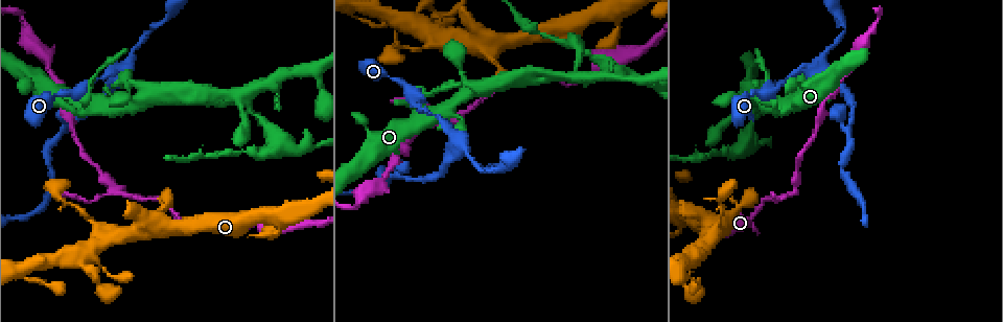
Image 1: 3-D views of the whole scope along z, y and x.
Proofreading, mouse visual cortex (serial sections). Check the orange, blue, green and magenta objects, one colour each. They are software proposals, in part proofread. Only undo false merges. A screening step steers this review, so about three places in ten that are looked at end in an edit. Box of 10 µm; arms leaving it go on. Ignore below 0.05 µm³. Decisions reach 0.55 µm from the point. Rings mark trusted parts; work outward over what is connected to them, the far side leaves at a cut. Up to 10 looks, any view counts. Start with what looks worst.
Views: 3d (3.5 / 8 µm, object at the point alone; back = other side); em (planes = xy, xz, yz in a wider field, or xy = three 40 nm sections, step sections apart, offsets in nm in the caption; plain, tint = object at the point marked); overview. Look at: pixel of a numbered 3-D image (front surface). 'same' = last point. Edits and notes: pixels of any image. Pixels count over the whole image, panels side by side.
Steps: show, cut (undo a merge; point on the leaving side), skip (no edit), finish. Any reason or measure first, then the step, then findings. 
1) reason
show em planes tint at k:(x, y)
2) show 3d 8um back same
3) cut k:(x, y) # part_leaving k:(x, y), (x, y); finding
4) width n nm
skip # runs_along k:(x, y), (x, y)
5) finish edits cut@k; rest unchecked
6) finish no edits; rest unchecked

sharp bend
show 3d 3.5um back at 1:(81, 264)

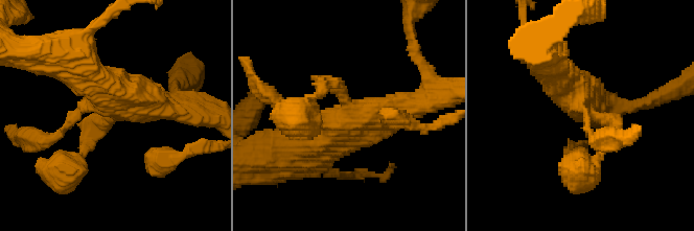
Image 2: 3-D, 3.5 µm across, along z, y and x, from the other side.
shape alone is not enough
show em planes tint at 2:(589, 109)

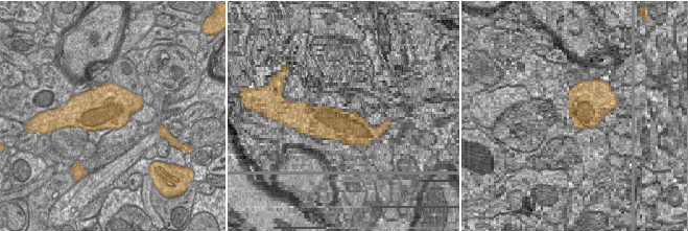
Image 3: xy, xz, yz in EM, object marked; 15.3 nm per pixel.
width 650 nm
skip # runs_along 2:(299, 152), (344, 124), (418, 104); one cell here

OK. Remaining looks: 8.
thin neck
show 3d 8um at 1:(499, 66)

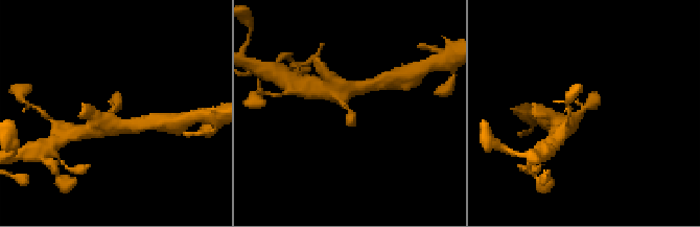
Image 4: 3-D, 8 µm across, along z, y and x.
show em xy step 2 tint same

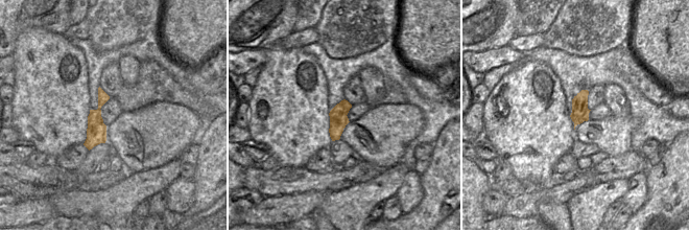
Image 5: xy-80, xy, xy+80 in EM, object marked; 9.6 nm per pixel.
width 180 nm
skip # runs_along 5:(100, 92), (95, 136), (89, 145); continuous, no second cell

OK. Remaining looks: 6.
show 3d 3.5um back at 1:(239, 98)

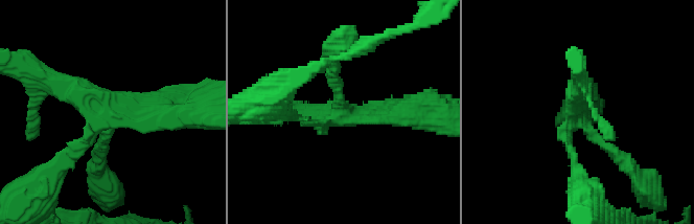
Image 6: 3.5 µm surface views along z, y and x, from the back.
show em xy step 5 tint at 6:(578, 115)

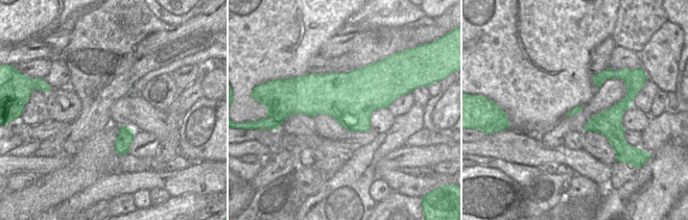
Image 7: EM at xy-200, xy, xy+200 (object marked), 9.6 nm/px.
skip # all the same cell

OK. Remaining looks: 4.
branch point
show 3d 3.5um back at 1:(755, 70)

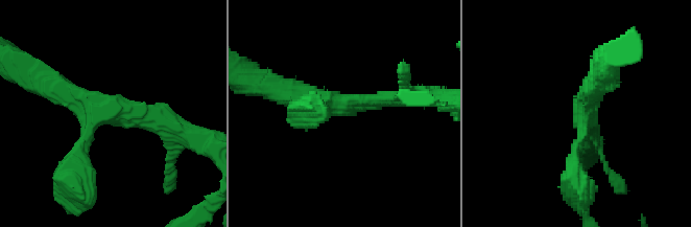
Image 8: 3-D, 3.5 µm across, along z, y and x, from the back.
arms 3; arm_widths 150, 250, 300 nm; need the tissue
show em xy step 3 tint at 8:(333, 101)

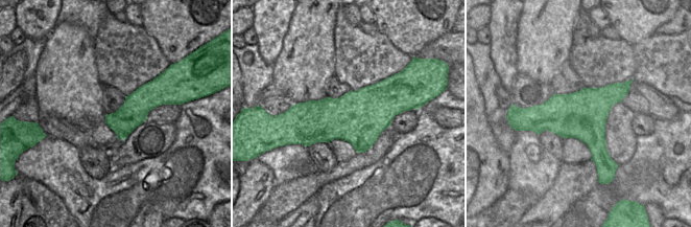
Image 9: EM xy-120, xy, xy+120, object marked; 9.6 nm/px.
skip # runs_along 8:(163, 127), (101, 110), (73, 175); continuous, no second cell

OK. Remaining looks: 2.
finish no edits; rest unchecked

